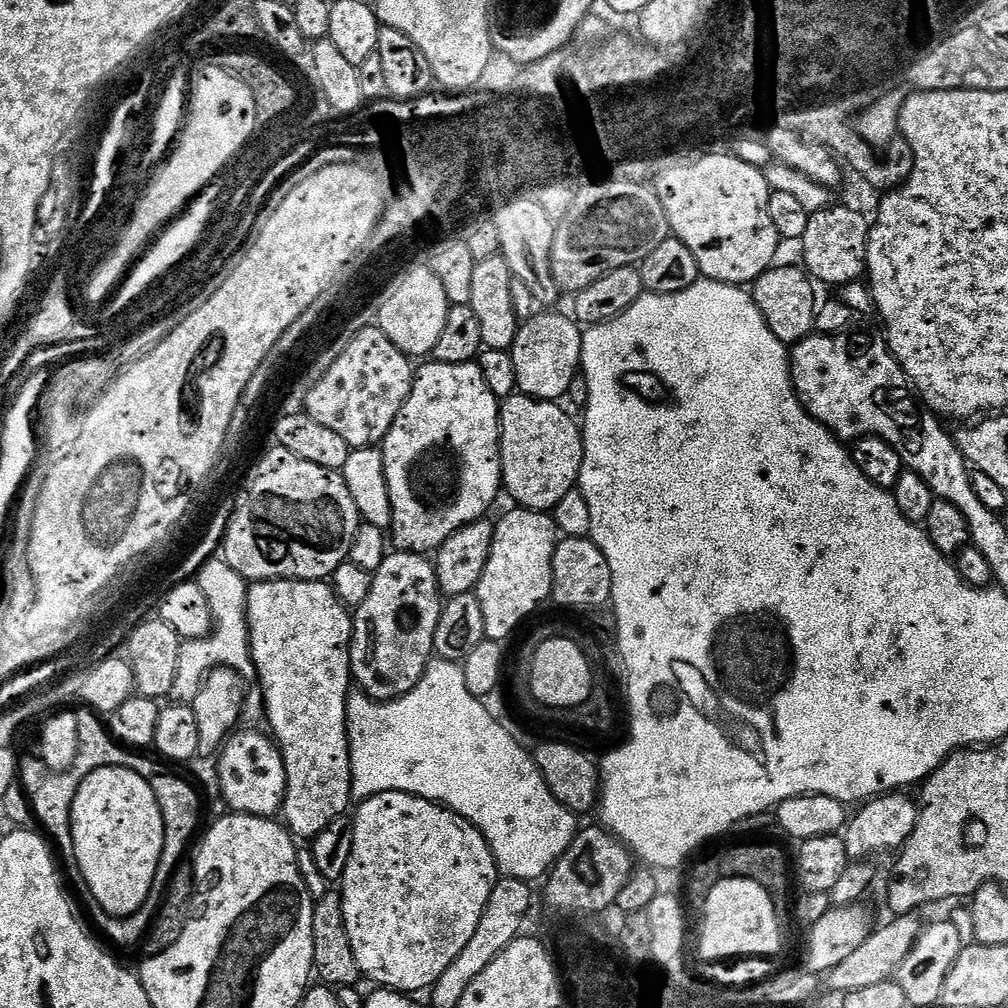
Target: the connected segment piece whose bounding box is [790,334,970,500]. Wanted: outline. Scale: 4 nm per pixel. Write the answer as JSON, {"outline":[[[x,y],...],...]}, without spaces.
{"outline":[[[813,334],[791,349],[792,384],[808,415],[819,420],[829,432],[844,442],[855,442],[862,436],[882,438],[899,454],[905,469],[919,475],[939,499],[952,500],[953,497],[964,494],[970,487],[969,465],[964,455],[957,449],[955,439],[948,438],[944,444],[943,438],[936,433],[941,424],[939,419],[931,415],[916,417],[907,408],[910,381],[908,375],[901,370],[900,363],[892,357],[887,339],[880,335],[873,338],[872,345],[851,344],[846,336],[844,334]]]}

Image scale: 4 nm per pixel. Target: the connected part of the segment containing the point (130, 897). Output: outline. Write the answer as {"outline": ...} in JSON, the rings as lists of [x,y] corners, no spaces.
{"outline":[[[99,768],[78,786],[72,807],[72,856],[88,883],[94,899],[109,917],[123,918],[134,915],[146,902],[158,862],[164,853],[164,823],[158,806],[156,790],[151,779],[147,780],[134,768]]]}

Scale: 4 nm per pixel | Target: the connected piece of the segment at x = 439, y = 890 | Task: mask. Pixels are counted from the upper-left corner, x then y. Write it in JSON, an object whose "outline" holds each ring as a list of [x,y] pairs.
{"outline":[[[383,792],[368,799],[361,799],[360,809],[354,812],[352,825],[354,826],[354,850],[350,850],[350,862],[346,862],[344,879],[342,881],[342,895],[344,897],[344,925],[350,938],[350,946],[354,950],[354,958],[358,962],[361,973],[373,980],[373,985],[381,988],[391,988],[393,992],[416,994],[431,989],[440,981],[445,972],[457,963],[456,960],[464,952],[468,943],[476,940],[478,922],[486,910],[486,902],[494,890],[498,879],[496,859],[492,847],[486,838],[473,826],[466,817],[460,816],[452,809],[424,797],[412,796],[408,792]]]}

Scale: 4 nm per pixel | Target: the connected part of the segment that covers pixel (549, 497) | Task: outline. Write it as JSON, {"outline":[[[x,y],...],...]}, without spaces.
{"outline":[[[513,394],[505,399],[502,404],[500,413],[500,467],[502,469],[502,484],[510,495],[516,499],[515,503],[522,508],[531,508],[534,512],[548,512],[555,509],[558,502],[562,502],[562,498],[566,498],[566,494],[573,491],[577,487],[580,478],[580,467],[584,461],[584,442],[581,436],[581,425],[575,420],[572,421],[566,413],[560,409],[559,403],[550,400],[535,400],[533,396],[527,394]]]}

